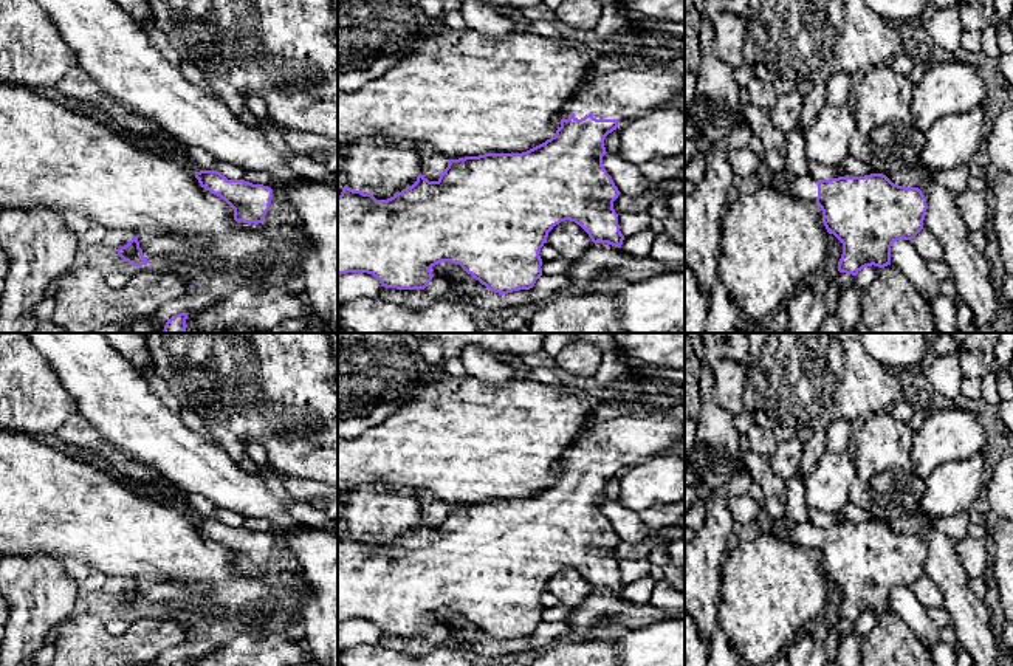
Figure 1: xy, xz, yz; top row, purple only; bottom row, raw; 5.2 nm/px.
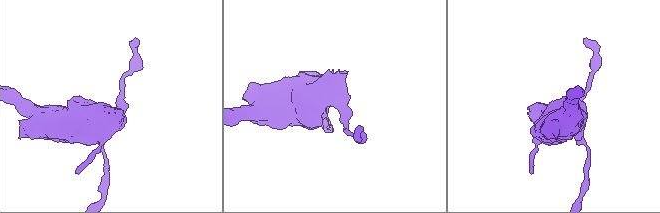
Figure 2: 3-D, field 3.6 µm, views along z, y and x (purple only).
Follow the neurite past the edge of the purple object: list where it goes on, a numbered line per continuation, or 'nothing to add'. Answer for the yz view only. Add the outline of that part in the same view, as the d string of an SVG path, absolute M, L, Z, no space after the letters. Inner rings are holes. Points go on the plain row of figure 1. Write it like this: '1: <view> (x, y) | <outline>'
1: yz (806, 533) | M810 520L802 524L785 524L779 528L779 531L798 545L816 550L818 527Z

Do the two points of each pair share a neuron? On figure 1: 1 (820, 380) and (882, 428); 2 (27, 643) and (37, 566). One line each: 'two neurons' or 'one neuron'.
1: two neurons
2: one neuron

